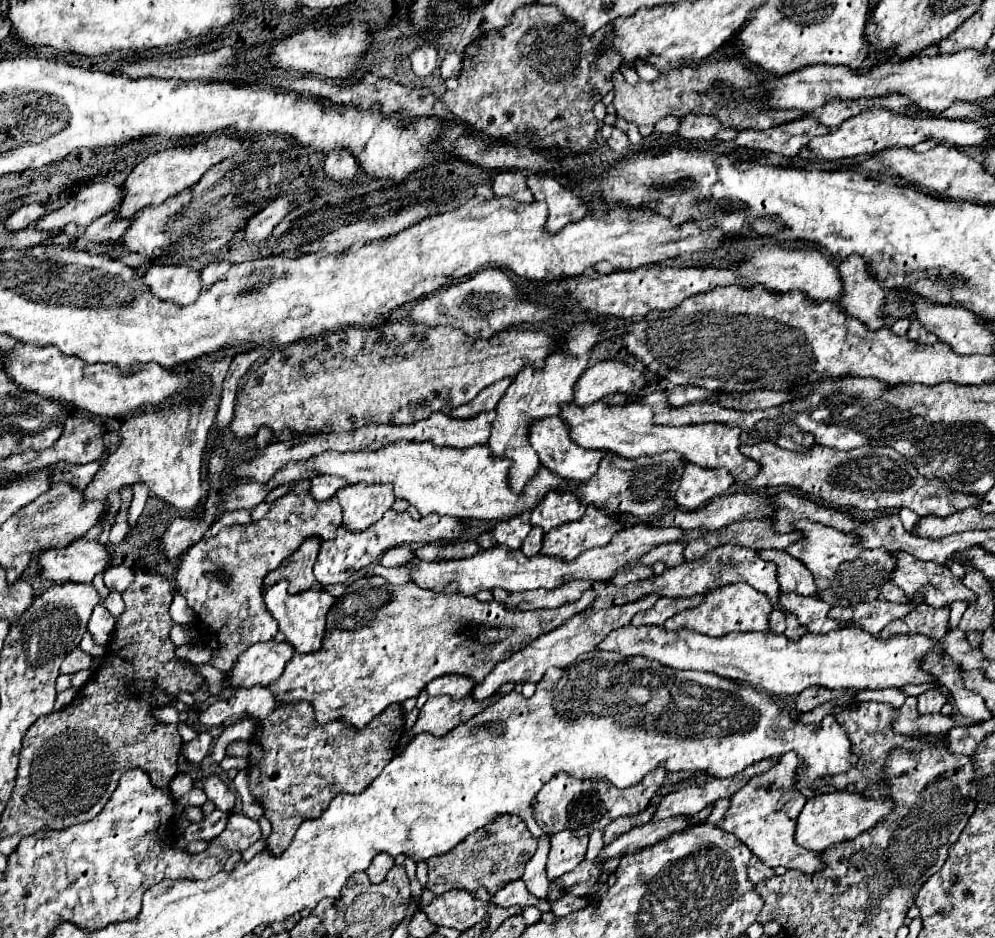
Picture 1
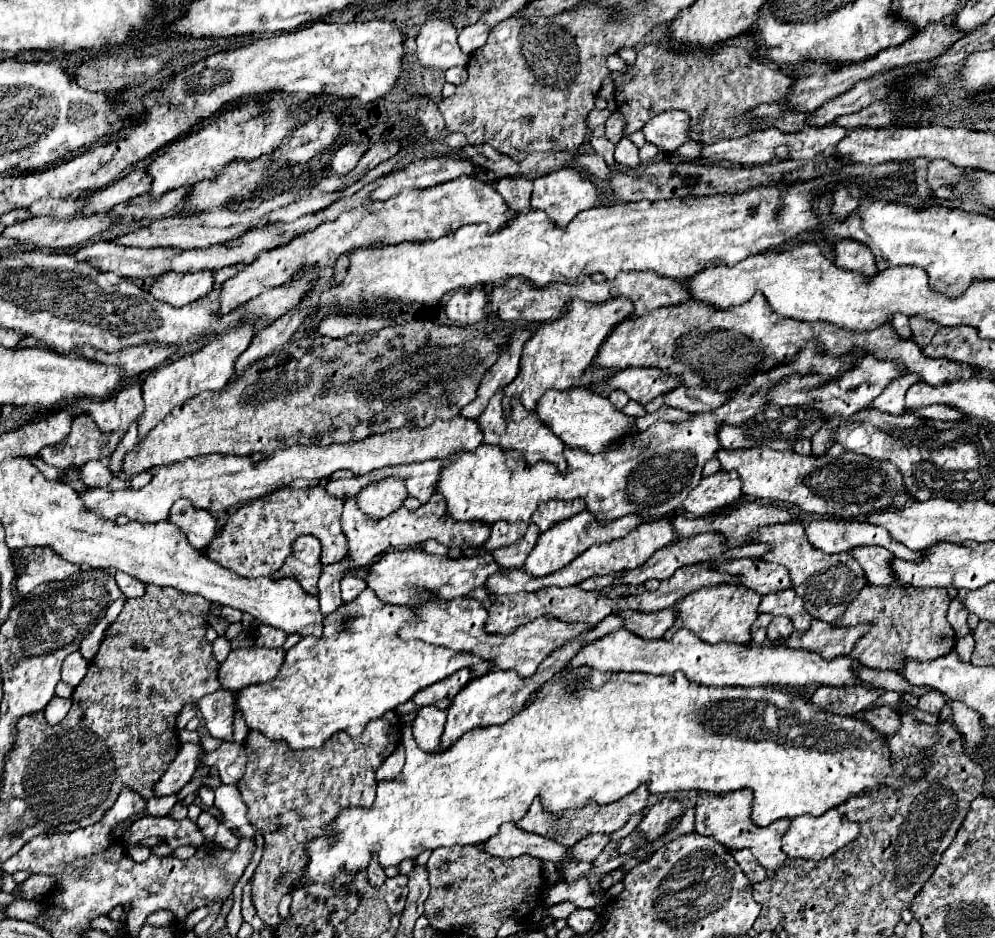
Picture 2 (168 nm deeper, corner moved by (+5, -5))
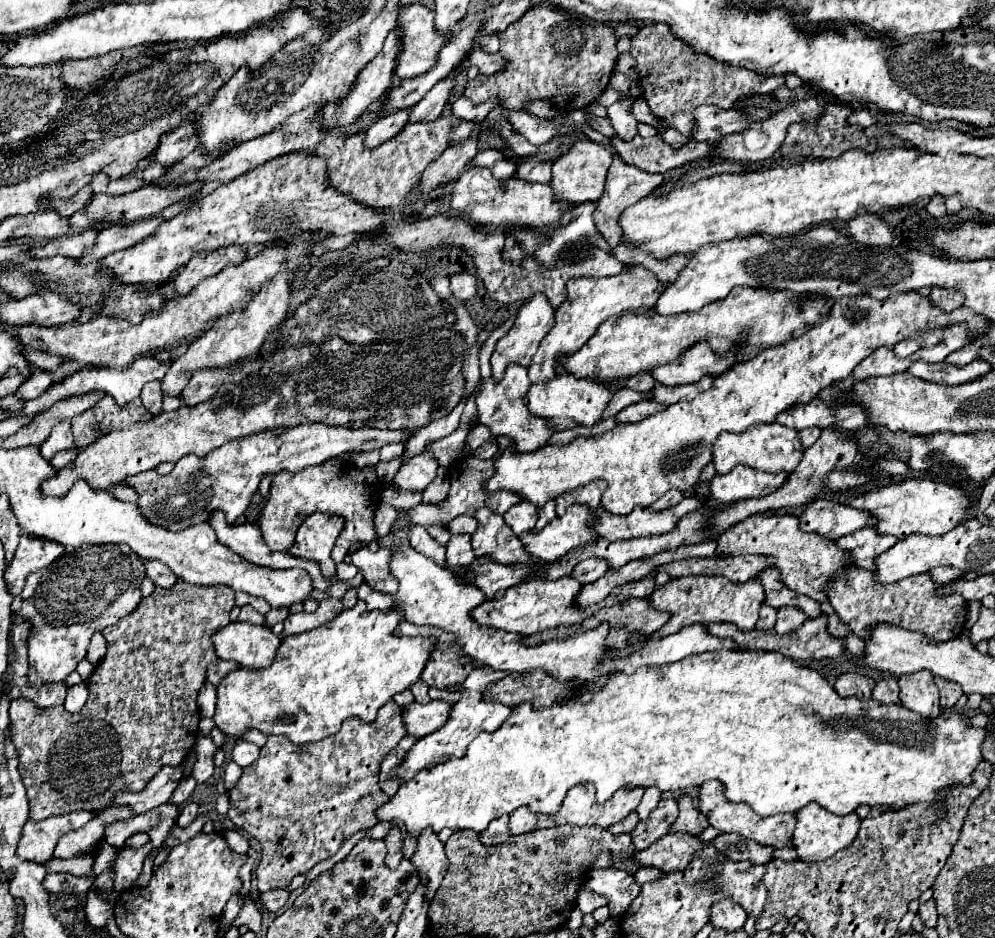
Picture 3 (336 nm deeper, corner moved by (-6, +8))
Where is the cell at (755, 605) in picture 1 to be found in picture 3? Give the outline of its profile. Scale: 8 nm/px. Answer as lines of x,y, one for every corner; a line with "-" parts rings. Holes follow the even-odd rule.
696,575
696,577
680,577
670,579
664,587
656,589
650,597
650,605
658,611
668,611
672,617
670,621
652,633
652,637
664,637
670,633
680,631
686,625
694,623
734,623
740,631
752,631
758,619
758,609
764,603
764,587
758,583
758,579
752,579
750,583
728,583
724,577
708,577
708,575

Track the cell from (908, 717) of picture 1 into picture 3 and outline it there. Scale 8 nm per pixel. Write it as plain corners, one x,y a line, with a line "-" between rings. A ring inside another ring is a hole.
890,677
890,679
884,679
884,681
876,683
872,699
876,699
878,703
884,703
884,705
888,705
888,703
900,703
899,693
898,680

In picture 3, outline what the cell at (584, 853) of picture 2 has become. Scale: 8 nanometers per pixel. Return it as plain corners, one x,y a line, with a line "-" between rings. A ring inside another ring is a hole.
632,811
632,813
628,813
623,819
614,823
608,831
614,833
614,835
618,835
618,833
630,833
636,827
636,823
638,823
638,815
636,815
636,811

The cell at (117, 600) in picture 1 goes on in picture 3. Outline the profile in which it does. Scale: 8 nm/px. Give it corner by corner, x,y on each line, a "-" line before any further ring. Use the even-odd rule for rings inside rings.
78,547
66,549
60,559
54,559
48,567
28,575
26,585
20,595
12,601
12,611
26,617
32,625
28,639
28,659
30,659
30,683
40,687
44,683
64,681
76,665
86,657
90,637
96,631
104,631
108,625
114,625
122,615
134,611
142,601
140,585
144,581
144,561
138,555
132,555
128,547

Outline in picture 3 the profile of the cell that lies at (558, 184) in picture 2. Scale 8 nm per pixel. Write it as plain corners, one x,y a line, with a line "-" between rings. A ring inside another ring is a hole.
582,139
572,143
568,149
562,151
562,155
552,165
552,181
554,197
558,201
570,201
570,203
584,203
584,201
598,201
604,191
604,181
608,167
612,163
612,151
606,149
602,143

